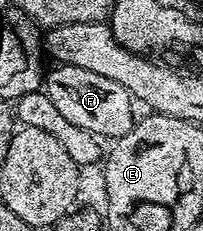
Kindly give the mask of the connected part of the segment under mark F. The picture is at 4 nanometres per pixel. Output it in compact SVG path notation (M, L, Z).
M56 64L52 69L47 69L43 77L42 90L69 122L74 122L74 126L82 126L82 130L92 132L95 136L117 138L126 135L133 128L132 96L126 90L126 86L118 86L118 82L102 78L102 74L94 74L78 66Z

